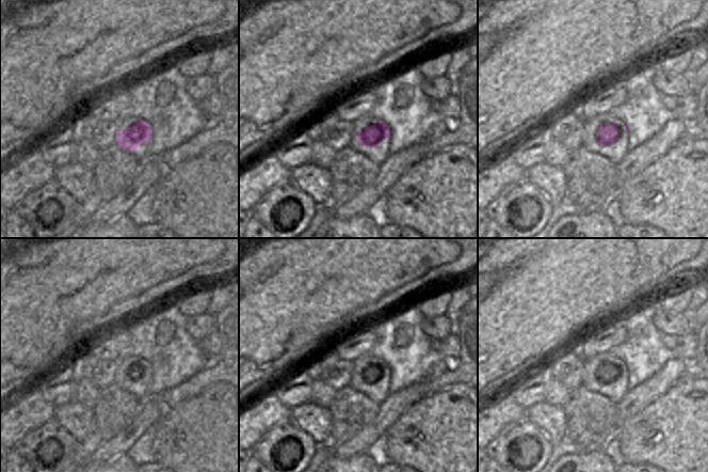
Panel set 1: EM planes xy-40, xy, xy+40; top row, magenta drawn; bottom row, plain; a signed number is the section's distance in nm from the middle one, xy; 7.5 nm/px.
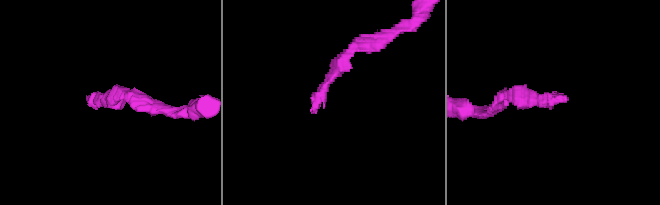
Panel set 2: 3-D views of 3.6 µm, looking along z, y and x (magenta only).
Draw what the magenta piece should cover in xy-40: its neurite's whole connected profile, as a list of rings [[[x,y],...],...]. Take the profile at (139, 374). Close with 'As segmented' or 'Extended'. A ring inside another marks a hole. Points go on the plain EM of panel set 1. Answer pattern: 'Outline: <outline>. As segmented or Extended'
Outline: [[[128,353],[118,359],[114,383],[122,390],[144,402],[148,398],[148,384],[151,378],[152,367],[147,360]]]. Extended.

